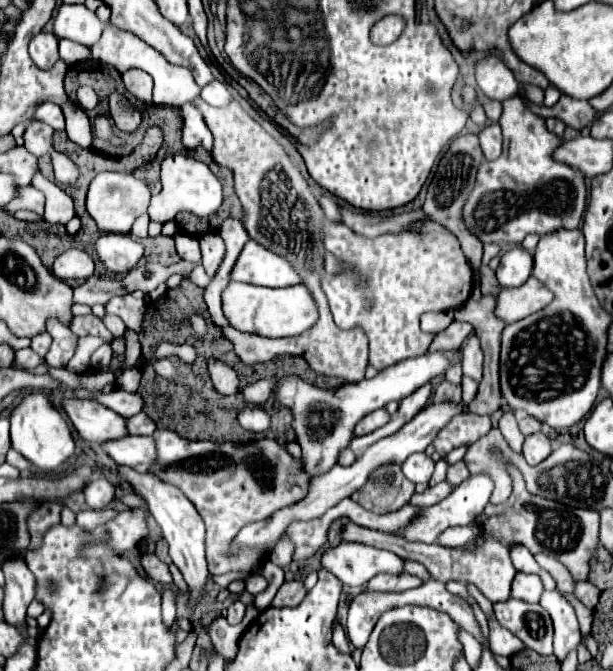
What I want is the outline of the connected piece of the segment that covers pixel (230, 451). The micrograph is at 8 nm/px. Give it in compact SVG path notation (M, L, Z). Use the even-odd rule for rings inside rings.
M155 430L153 434L155 440L155 460L153 466L149 470L149 474L155 474L161 482L165 484L173 484L177 488L181 488L181 492L193 502L193 506L199 510L205 526L207 526L207 566L211 574L227 574L227 572L251 572L257 564L261 564L263 556L271 554L275 550L275 544L269 548L253 548L253 546L243 546L237 550L237 554L231 556L231 544L235 540L235 536L239 534L239 530L249 524L249 522L261 522L267 520L269 516L273 516L279 508L287 508L293 506L297 502L301 502L311 486L313 476L305 472L305 466L301 466L301 460L293 458L281 444L277 444L275 440L263 438L259 440L259 444L215 444L209 440L201 440L201 442L191 442L191 440L183 440L179 434L175 434L173 430ZM257 458L259 464L251 464L251 460Z

